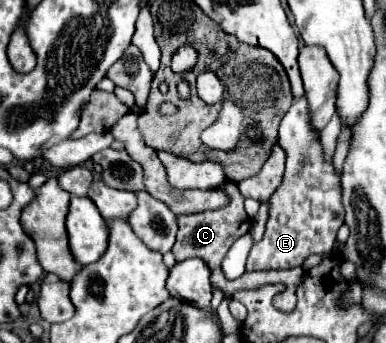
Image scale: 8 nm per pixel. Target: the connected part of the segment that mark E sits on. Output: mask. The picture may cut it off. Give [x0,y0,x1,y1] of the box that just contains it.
[247,97,345,271]

